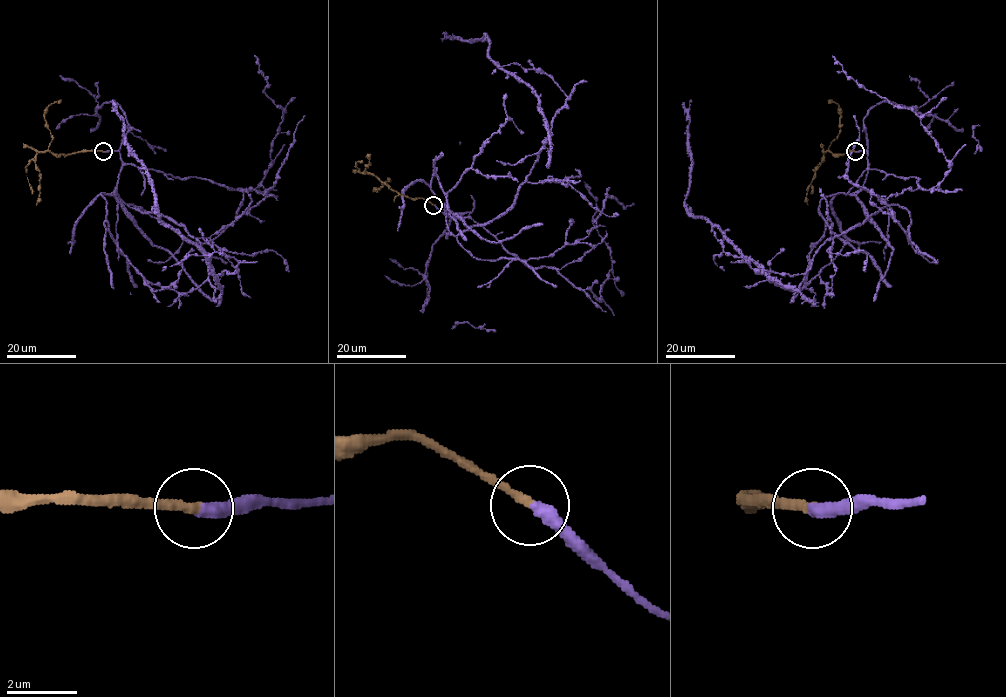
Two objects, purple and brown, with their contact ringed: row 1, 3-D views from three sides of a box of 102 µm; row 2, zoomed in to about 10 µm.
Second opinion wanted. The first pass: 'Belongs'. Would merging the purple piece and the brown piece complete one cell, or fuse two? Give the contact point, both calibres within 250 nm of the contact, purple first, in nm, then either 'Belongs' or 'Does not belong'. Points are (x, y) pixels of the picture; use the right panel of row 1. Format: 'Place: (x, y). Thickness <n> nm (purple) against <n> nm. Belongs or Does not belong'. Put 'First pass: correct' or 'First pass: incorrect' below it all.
Place: (855, 151). Thickness 360 nm (purple) against 280 nm. Belongs
First pass: correct

